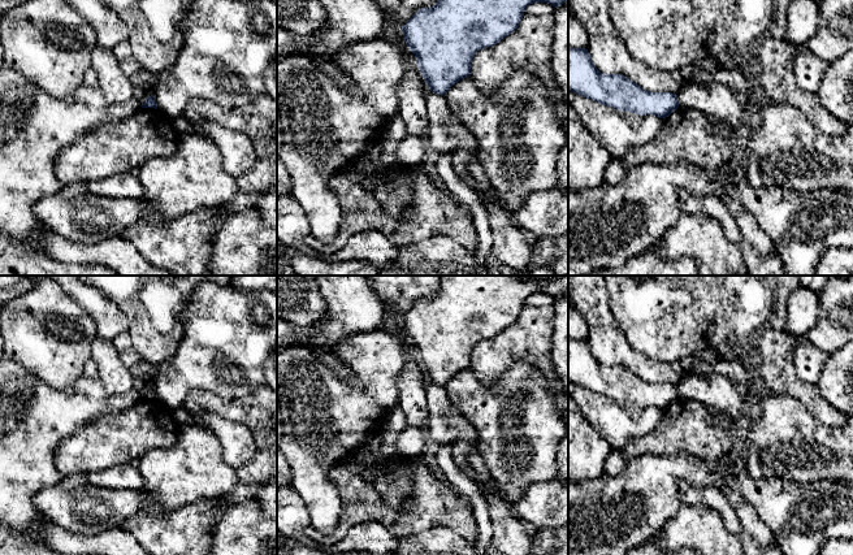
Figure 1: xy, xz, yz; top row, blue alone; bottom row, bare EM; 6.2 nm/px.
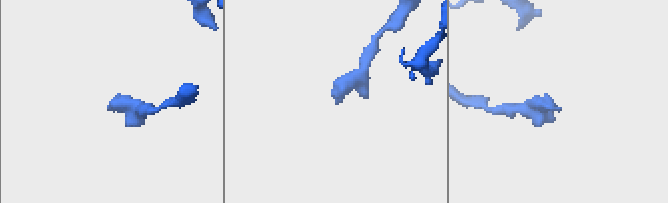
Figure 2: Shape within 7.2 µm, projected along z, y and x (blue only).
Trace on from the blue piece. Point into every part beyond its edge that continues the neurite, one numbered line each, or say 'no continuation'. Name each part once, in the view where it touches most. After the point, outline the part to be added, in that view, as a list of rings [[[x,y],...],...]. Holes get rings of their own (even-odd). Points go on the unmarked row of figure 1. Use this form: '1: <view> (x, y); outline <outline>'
no continuation

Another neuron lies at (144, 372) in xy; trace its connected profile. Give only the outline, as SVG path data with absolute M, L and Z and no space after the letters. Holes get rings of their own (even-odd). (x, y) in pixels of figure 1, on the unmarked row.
M144 360L130 369L135 382L152 383L157 376L157 365L150 364Z

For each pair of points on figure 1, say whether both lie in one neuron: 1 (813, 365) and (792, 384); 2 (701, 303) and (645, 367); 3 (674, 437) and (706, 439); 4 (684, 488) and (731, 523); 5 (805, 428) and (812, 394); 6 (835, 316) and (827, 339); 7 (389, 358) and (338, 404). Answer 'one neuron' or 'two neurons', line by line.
1: two neurons
2: two neurons
3: one neuron
4: one neuron
5: two neurons
6: one neuron
7: one neuron

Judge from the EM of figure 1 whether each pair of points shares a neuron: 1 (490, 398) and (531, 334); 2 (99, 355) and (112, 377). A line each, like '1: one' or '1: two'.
1: two
2: one

